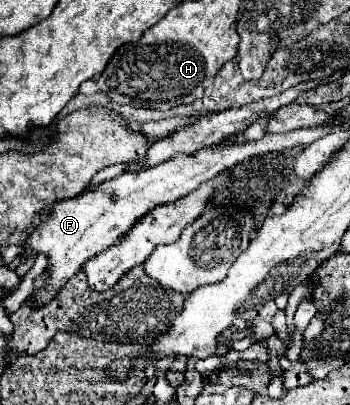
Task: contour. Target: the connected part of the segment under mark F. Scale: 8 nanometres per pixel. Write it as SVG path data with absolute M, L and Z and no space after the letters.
M303 129L293 131L285 135L267 133L259 141L245 141L245 143L233 143L229 139L223 139L219 145L199 149L193 155L175 155L169 161L163 161L155 167L141 169L141 171L125 171L123 175L115 179L101 181L97 185L89 185L83 193L79 193L73 199L59 201L51 213L49 219L43 221L33 235L23 243L25 247L31 247L35 255L47 257L47 281L39 291L33 291L33 295L27 299L31 307L43 307L55 299L55 295L61 291L61 287L81 269L81 265L111 245L117 245L121 237L151 209L157 205L173 203L179 197L185 197L193 189L197 189L201 183L217 177L221 171L245 161L253 155L263 155L269 151L285 151L297 145L309 145L317 141L319 137L331 133L331 129Z

